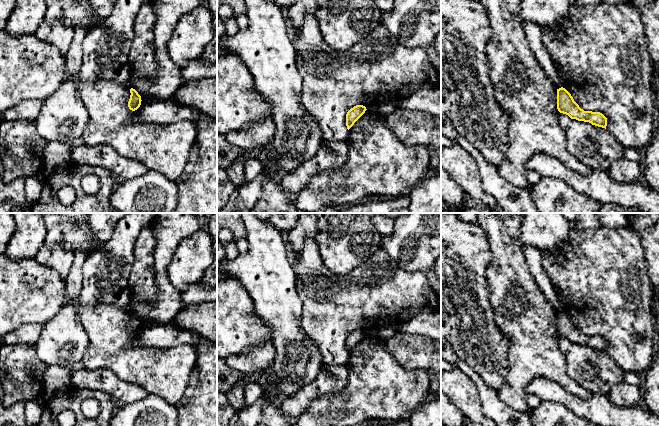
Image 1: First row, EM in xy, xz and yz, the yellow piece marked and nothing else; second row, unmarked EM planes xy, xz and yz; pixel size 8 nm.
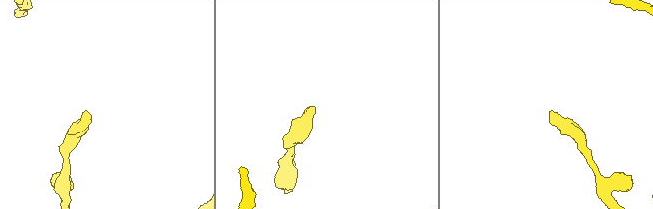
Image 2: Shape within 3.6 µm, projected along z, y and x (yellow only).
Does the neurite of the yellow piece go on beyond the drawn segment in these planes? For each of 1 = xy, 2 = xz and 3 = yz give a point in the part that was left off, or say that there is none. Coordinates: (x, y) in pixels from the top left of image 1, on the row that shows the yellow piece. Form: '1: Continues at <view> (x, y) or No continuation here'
1: No continuation here
2: No continuation here
3: No continuation here

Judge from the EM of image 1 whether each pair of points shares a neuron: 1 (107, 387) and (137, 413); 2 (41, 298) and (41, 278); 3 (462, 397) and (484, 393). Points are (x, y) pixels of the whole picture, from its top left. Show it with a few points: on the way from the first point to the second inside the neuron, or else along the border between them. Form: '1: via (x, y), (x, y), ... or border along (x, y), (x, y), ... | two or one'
1: border along (148, 394), (139, 400), (123, 404) | two
2: via (41, 293), (44, 286), (41, 283) | one
3: border along (466, 374), (476, 385), (482, 408), (487, 415) | two

